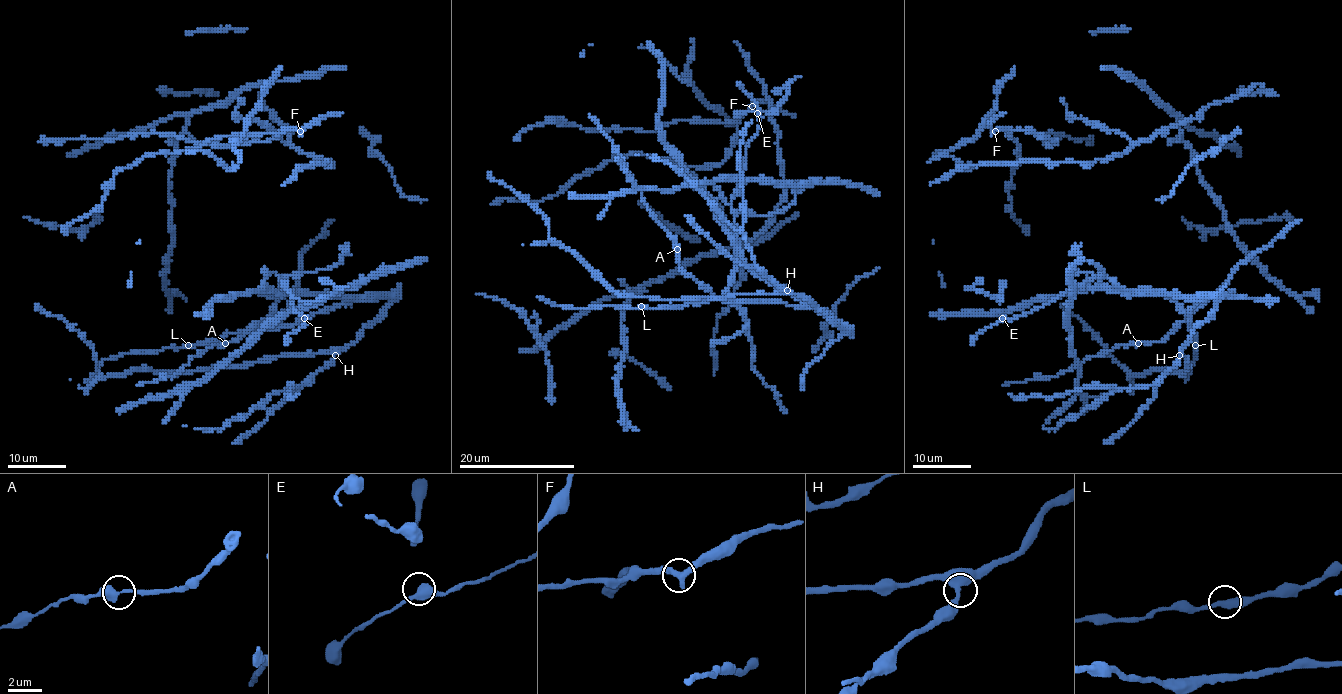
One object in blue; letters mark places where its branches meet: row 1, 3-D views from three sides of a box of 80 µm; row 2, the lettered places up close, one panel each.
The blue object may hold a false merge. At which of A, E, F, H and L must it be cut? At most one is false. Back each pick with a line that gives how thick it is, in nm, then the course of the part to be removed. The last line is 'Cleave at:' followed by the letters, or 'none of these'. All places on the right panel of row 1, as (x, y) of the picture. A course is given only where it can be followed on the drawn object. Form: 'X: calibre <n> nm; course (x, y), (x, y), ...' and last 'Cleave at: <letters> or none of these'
Cleave at: none of these

